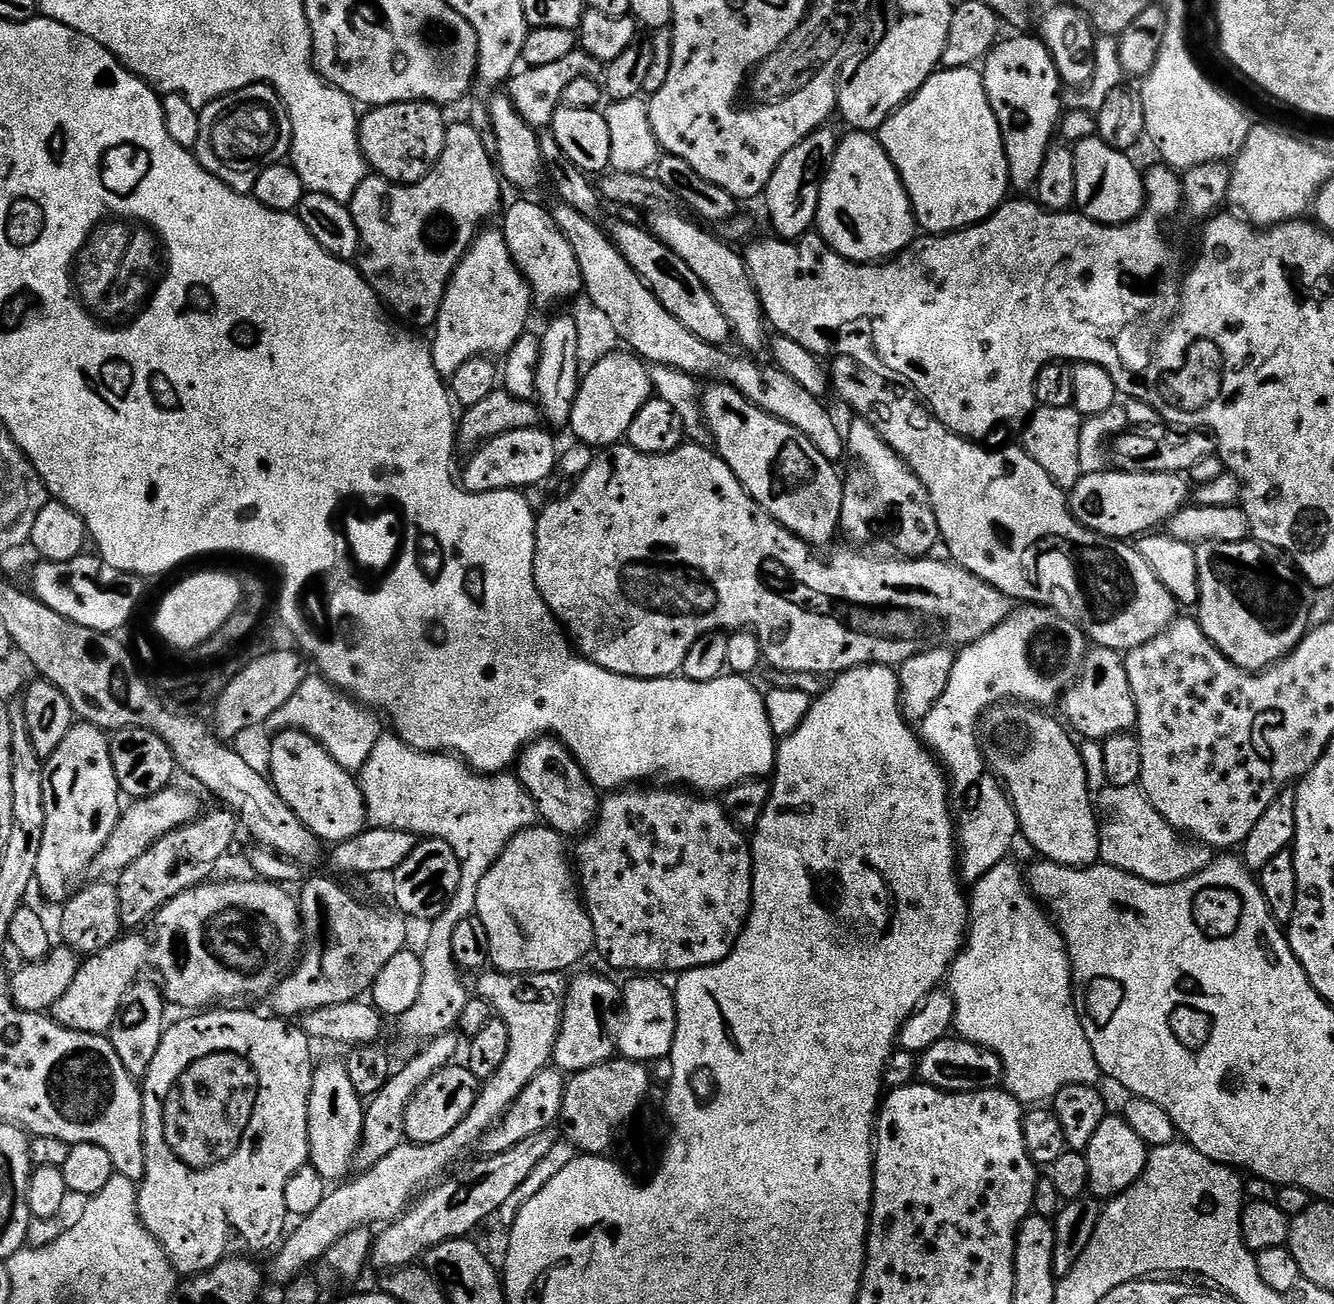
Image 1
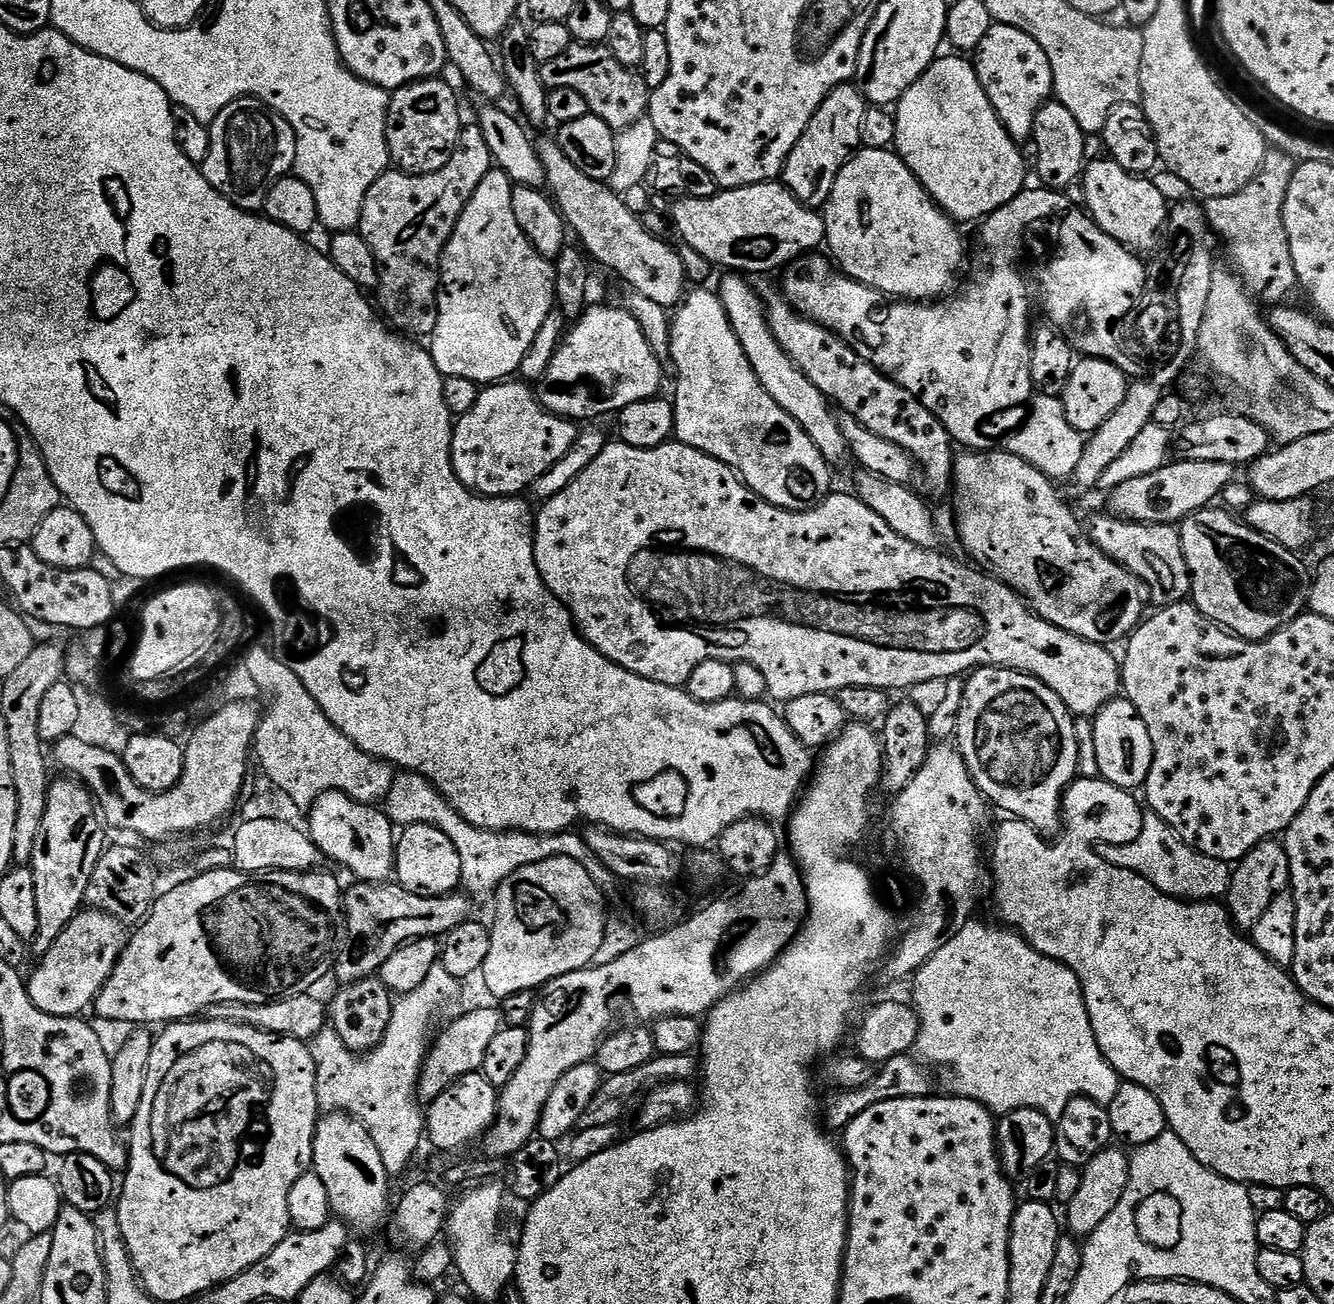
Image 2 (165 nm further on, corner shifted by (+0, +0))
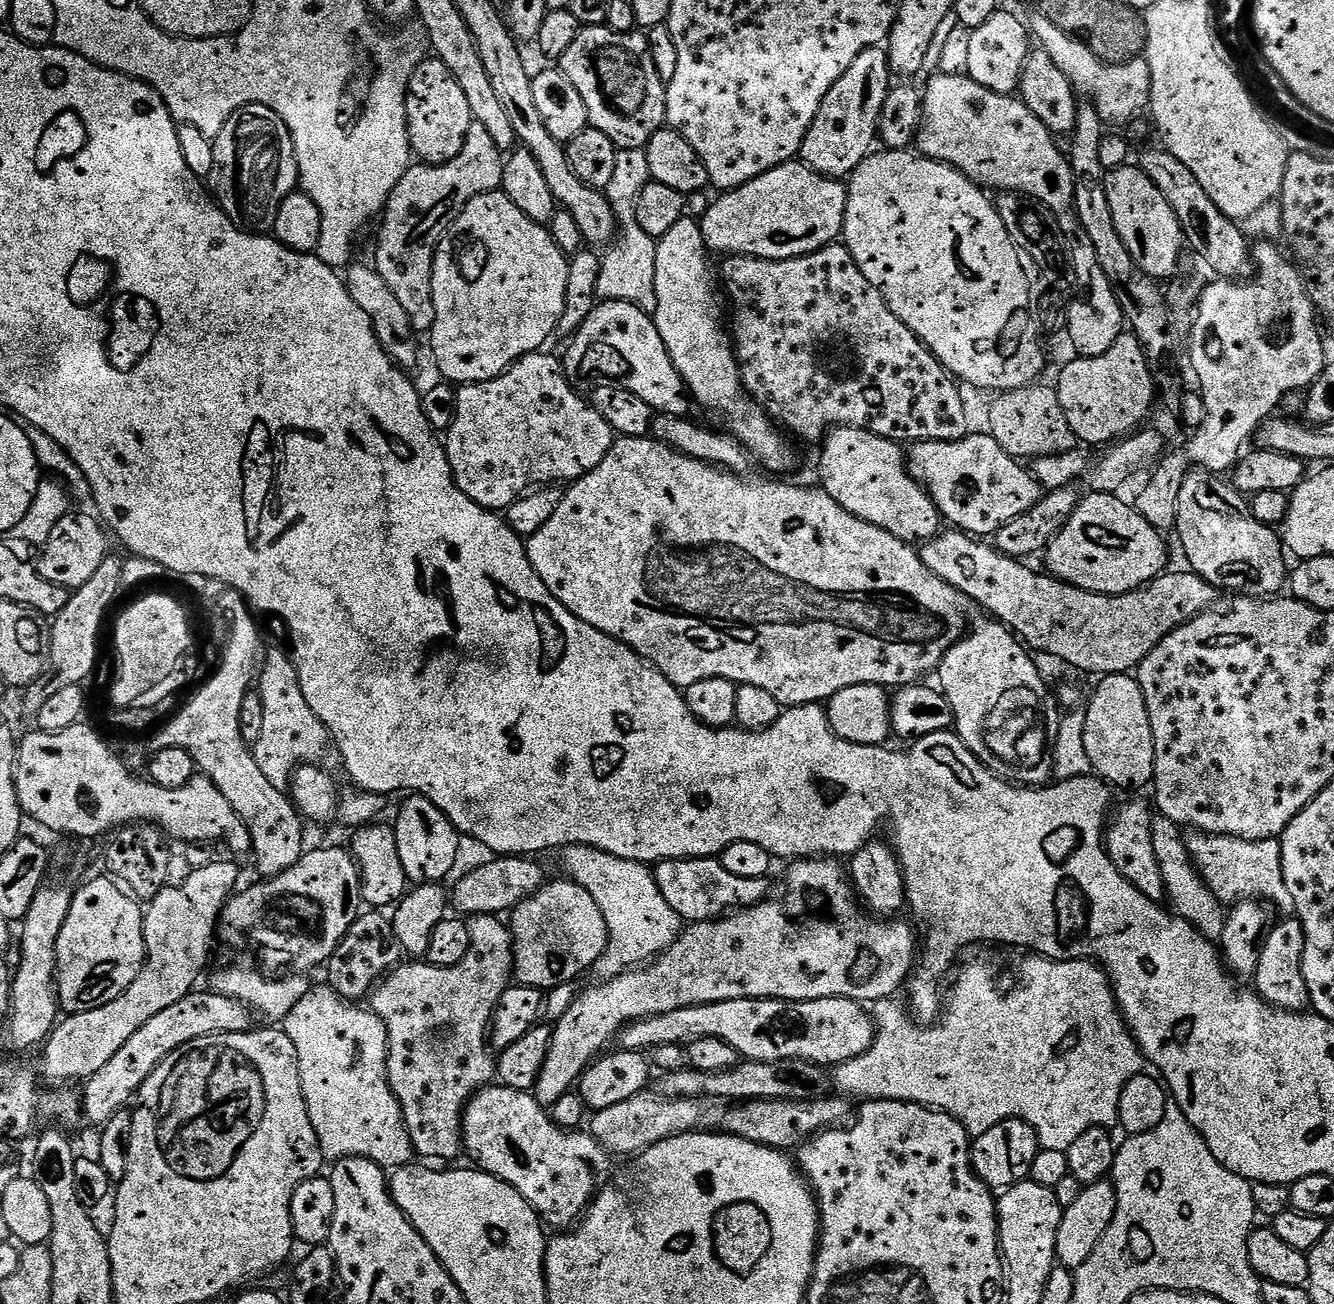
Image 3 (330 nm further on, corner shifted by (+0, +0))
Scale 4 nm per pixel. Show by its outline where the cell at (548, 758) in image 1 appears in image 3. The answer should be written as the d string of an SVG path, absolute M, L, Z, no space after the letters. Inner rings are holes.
M703 856L693 860L661 860L654 868L658 890L666 898L671 908L680 915L681 921L699 922L701 920L718 920L729 915L733 910L752 908L769 899L767 879L737 878L730 874L719 859Z

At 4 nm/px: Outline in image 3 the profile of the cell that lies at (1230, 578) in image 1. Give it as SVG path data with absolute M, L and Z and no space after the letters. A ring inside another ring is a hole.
M1193 470L1178 490L1175 535L1180 535L1180 548L1188 559L1187 567L1210 582L1217 590L1240 592L1244 598L1276 598L1290 580L1290 564L1284 561L1286 549L1275 527L1258 522L1249 511L1250 504L1231 483L1217 473Z

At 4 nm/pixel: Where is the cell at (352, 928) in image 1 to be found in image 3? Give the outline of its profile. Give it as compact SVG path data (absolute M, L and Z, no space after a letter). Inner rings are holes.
M496 856L495 858L488 858L485 864L477 866L473 872L468 872L456 884L456 889L451 889L450 900L460 913L465 917L471 918L474 916L500 916L501 914L511 913L513 908L516 908L526 898L530 898L535 892L540 889L546 882L546 875L544 876L544 868L540 864L535 864L535 859L527 856Z

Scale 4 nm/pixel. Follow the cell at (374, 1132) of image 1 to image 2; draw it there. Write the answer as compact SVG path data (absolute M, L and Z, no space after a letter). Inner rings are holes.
M499 1007L472 1008L452 1020L440 1032L440 1037L431 1041L428 1055L424 1057L424 1065L420 1067L420 1077L416 1083L416 1099L421 1105L427 1106L442 1094L454 1082L458 1082L466 1074L480 1071L482 1058L486 1058L486 1050L494 1034L502 1026Z

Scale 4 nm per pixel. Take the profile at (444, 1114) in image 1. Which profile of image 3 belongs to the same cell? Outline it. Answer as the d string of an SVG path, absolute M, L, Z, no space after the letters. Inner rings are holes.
M496 1082L483 1088L464 1107L464 1147L471 1163L479 1171L489 1172L509 1184L552 1230L568 1230L588 1211L592 1197L600 1191L608 1172L610 1154L594 1137L584 1130L565 1130L554 1123L549 1109L536 1101L532 1092L519 1092Z

